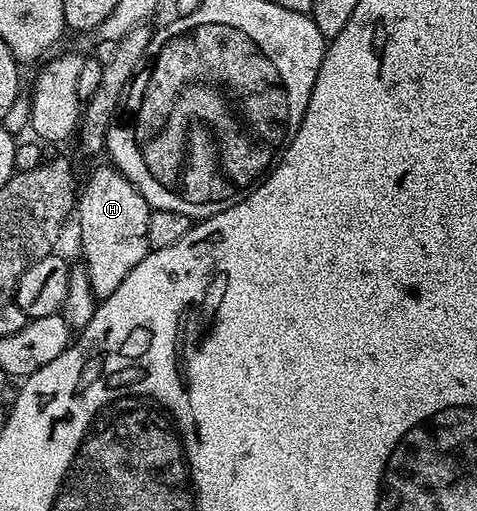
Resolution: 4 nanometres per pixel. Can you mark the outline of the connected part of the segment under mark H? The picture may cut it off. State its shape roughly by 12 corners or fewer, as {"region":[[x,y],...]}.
{"region":[[110,164],[77,201],[96,299],[145,260],[151,205]]}

